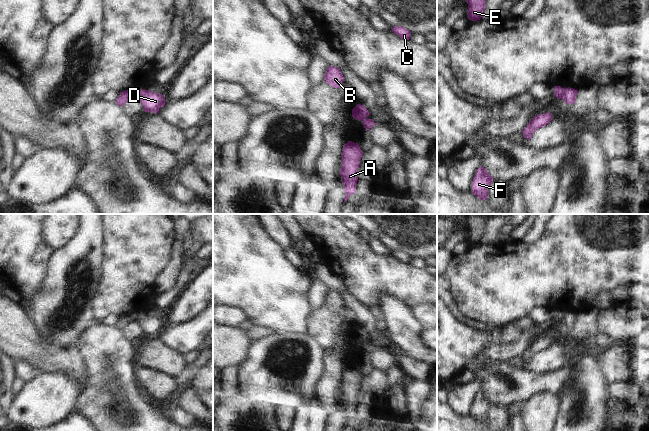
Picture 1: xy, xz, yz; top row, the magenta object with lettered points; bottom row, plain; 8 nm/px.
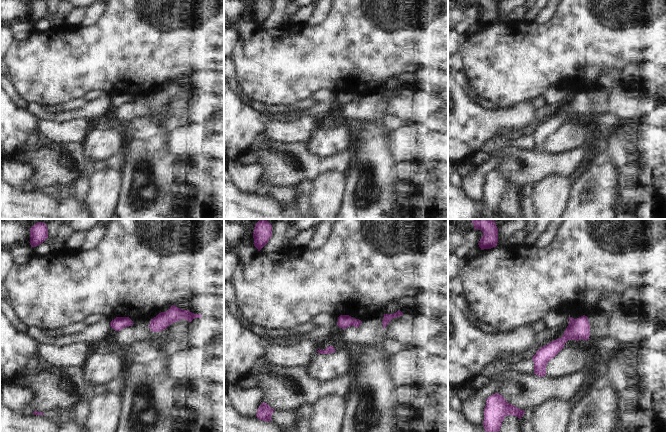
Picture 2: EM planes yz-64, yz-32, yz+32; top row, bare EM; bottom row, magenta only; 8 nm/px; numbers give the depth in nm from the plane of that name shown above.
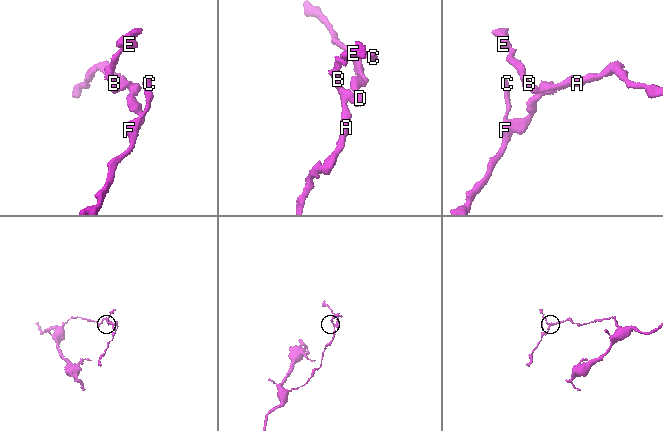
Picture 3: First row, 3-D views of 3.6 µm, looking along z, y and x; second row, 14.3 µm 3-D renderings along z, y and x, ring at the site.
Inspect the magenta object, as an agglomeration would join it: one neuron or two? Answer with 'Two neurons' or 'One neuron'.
Two neurons

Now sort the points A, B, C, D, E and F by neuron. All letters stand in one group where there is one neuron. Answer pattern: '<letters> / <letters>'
A B E / C D F

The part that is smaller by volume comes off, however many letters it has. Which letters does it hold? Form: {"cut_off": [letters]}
{"cut_off": ["C", "D", "F"]}

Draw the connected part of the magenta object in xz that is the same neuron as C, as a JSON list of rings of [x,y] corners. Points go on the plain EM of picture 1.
[[[394,250],[391,255],[402,263],[409,264],[411,257],[404,251]]]

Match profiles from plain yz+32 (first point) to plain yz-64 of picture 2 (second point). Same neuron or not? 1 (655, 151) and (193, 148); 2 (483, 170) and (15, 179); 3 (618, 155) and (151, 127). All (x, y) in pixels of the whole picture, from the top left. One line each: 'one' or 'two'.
1: two
2: one
3: two

